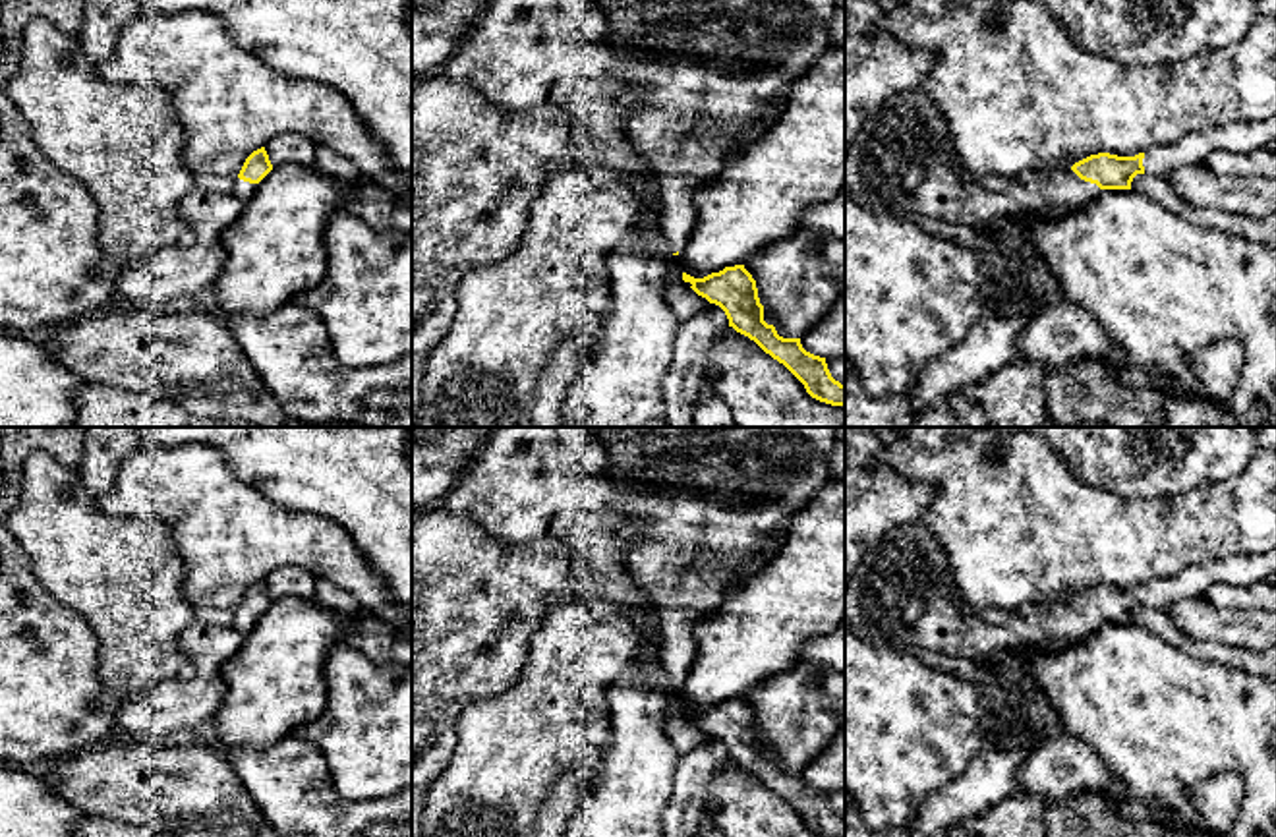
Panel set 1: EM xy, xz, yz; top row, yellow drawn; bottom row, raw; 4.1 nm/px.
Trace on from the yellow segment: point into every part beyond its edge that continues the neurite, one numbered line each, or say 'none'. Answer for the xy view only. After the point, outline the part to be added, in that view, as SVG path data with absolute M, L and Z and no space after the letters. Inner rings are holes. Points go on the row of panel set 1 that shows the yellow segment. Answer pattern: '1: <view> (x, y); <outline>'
1: xy (242, 190); M236 176L234 191L232 191L242 203L247 203L251 195L255 193L255 184L244 182Z

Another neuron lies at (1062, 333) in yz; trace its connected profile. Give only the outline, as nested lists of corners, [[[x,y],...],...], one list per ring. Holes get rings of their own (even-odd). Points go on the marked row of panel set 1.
[[[1071,300],[1046,303],[1030,315],[1019,336],[1019,356],[1036,361],[1044,373],[1083,360],[1110,360],[1119,346],[1110,338],[1102,325]]]

